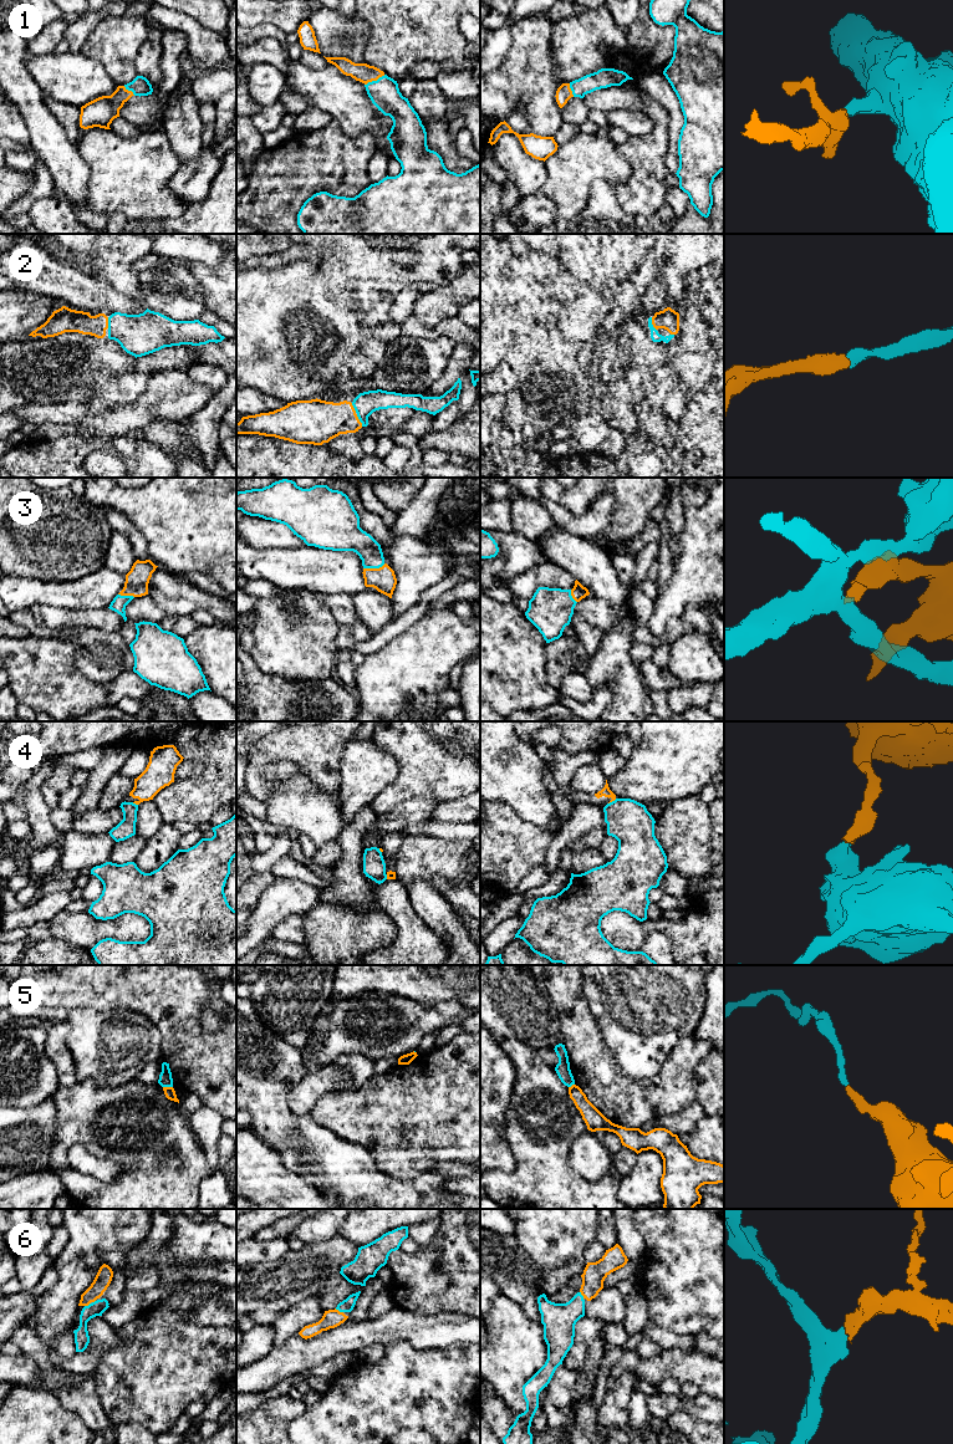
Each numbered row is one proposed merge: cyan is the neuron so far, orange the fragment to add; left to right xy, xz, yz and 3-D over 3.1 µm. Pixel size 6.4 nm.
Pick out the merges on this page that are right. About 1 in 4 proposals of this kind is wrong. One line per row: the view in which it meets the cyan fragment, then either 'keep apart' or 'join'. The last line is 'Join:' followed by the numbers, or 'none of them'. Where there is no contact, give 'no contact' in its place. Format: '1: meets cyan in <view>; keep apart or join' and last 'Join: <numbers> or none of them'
1: meets cyan in xz; join
2: meets cyan in yz; join
3: meets cyan in xz; join
4: meets cyan in yz; keep apart
5: meets cyan in xy; keep apart
6: meets cyan in xz; join
Join: 1, 2, 3, 6

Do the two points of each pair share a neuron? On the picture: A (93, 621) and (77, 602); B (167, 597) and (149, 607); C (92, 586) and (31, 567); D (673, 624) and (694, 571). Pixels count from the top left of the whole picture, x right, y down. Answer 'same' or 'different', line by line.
A: different
B: different
C: different
D: different

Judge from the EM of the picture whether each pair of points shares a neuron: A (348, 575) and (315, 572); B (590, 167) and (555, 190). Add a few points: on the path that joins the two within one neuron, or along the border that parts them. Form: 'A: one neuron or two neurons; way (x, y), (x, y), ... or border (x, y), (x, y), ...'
A: one neuron; way (340, 572), (324, 572)
B: one neuron; way (581, 167), (564, 183)

